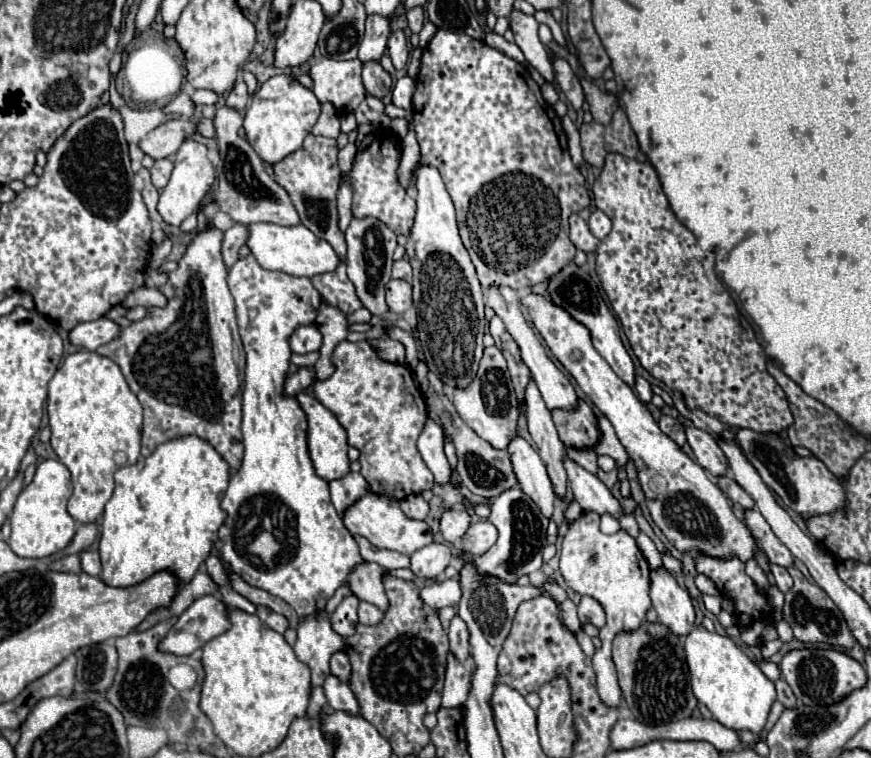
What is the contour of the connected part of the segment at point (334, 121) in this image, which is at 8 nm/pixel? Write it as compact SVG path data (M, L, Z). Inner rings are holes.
M327 101L323 105L323 111L319 115L319 121L315 123L315 127L313 127L311 133L313 135L325 135L325 137L337 139L337 135L339 135L339 111L335 109L333 103Z

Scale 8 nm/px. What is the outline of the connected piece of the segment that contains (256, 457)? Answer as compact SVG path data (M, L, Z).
M249 253L247 257L241 257L237 259L237 263L229 269L229 277L227 277L227 283L229 283L229 289L231 289L231 295L235 299L235 307L237 307L237 323L239 323L239 335L241 335L241 341L243 341L243 347L245 347L245 389L243 389L243 445L245 445L245 457L243 457L243 465L241 469L231 477L229 481L229 487L223 495L223 501L221 501L221 507L225 509L225 513L229 515L225 519L225 523L221 525L219 529L219 539L215 541L215 549L221 553L225 565L235 571L239 577L243 577L251 587L257 587L257 589L263 589L263 591L269 591L271 595L275 597L281 597L285 603L289 603L297 613L303 613L303 617L309 617L309 613L315 613L319 609L325 607L325 603L335 595L335 591L347 583L347 573L353 569L353 565L361 563L363 557L359 555L359 547L355 543L355 539L351 537L351 533L347 531L347 527L343 525L343 519L337 515L337 511L333 509L333 503L331 503L331 495L329 495L329 483L323 481L321 477L315 475L315 469L313 469L313 461L309 457L309 449L307 449L307 415L305 411L301 409L297 397L289 397L285 395L285 379L287 379L287 371L289 371L289 365L291 365L291 347L289 347L289 337L295 333L297 327L301 325L315 325L315 319L317 319L317 313L319 313L319 307L323 303L323 297L321 293L317 293L317 289L313 287L311 279L297 279L297 277L291 277L287 273L279 273L279 271L267 271L263 269L257 259Z

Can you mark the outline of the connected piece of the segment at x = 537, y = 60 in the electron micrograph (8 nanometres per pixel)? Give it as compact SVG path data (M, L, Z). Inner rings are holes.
M513 9L511 15L509 15L509 23L511 23L511 31L515 35L515 43L519 45L519 49L527 57L527 63L531 67L535 67L545 77L545 81L551 83L555 73L553 73L553 65L551 65L549 53L547 53L545 45L537 37L539 23L535 21L535 17Z

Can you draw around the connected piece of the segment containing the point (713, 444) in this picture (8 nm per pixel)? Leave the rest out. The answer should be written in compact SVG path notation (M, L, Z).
M693 425L685 427L685 433L687 433L687 443L691 445L697 463L715 477L725 475L727 473L727 457L721 451L721 447L717 445L717 439L711 433L701 431Z

